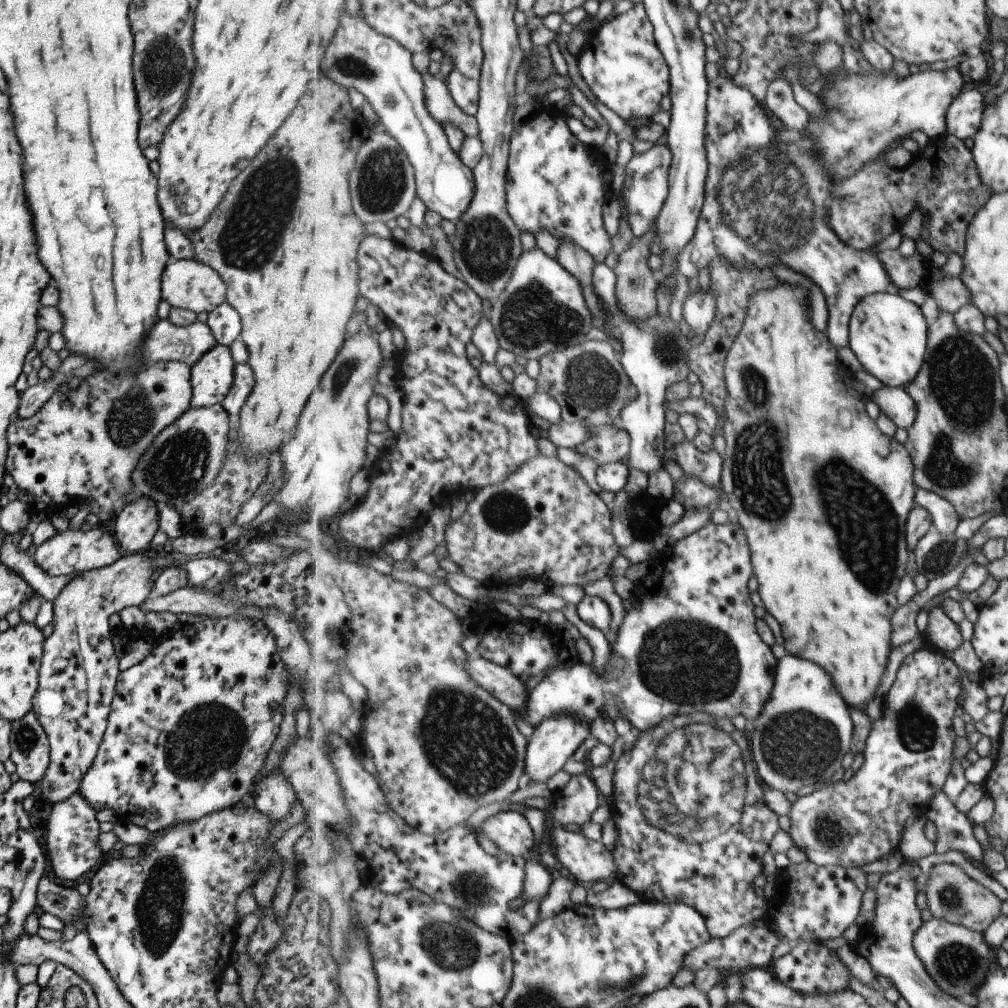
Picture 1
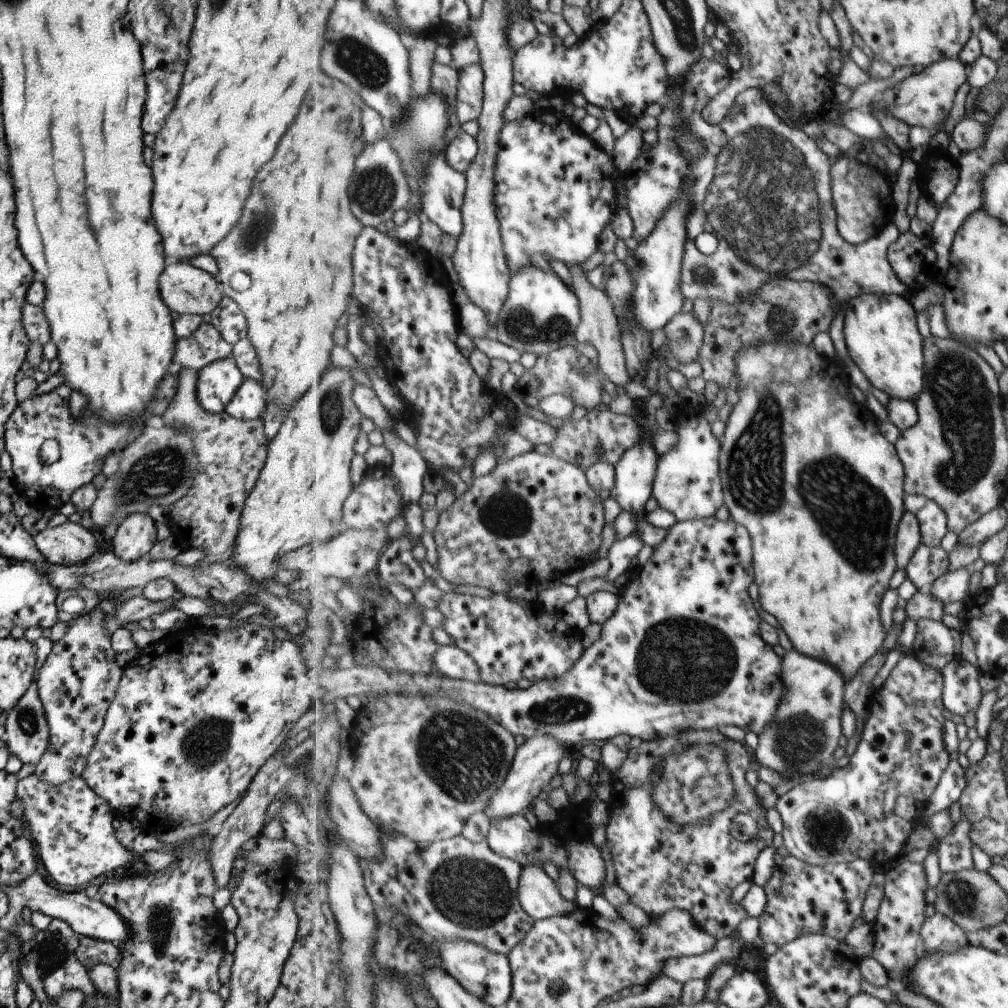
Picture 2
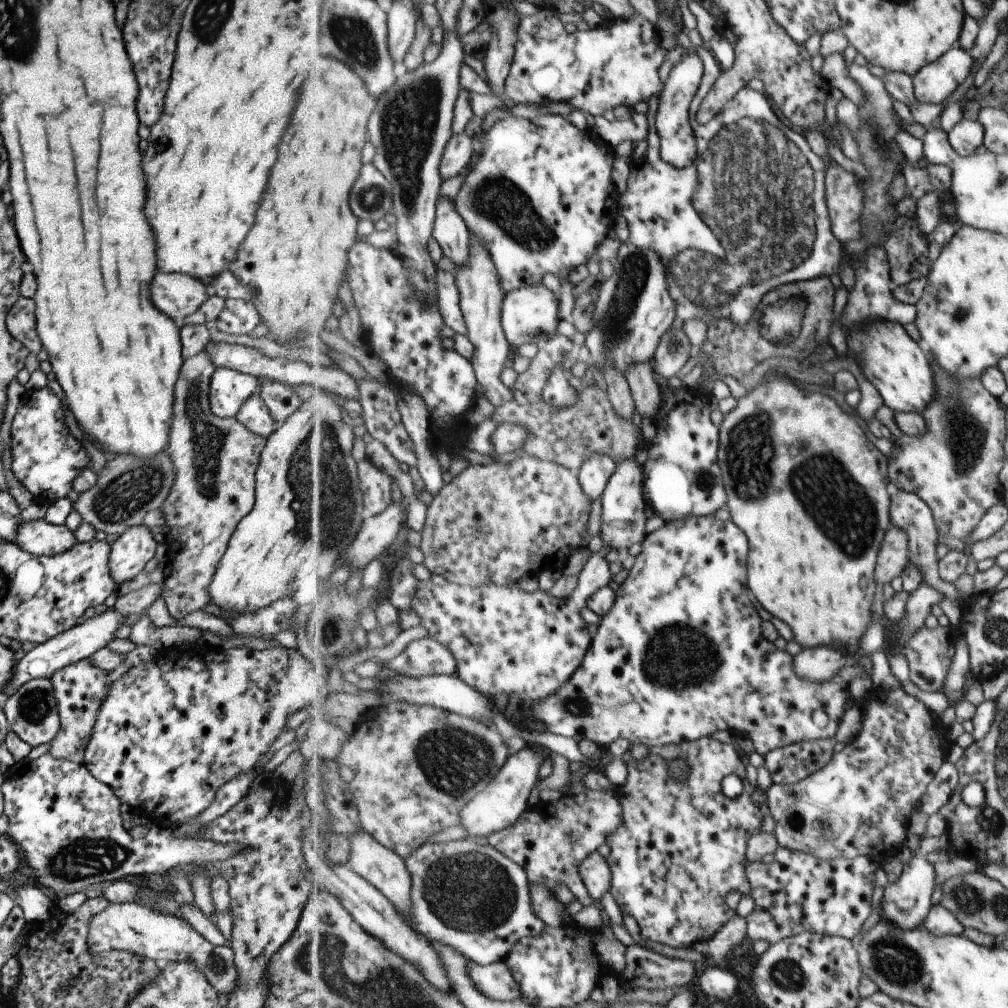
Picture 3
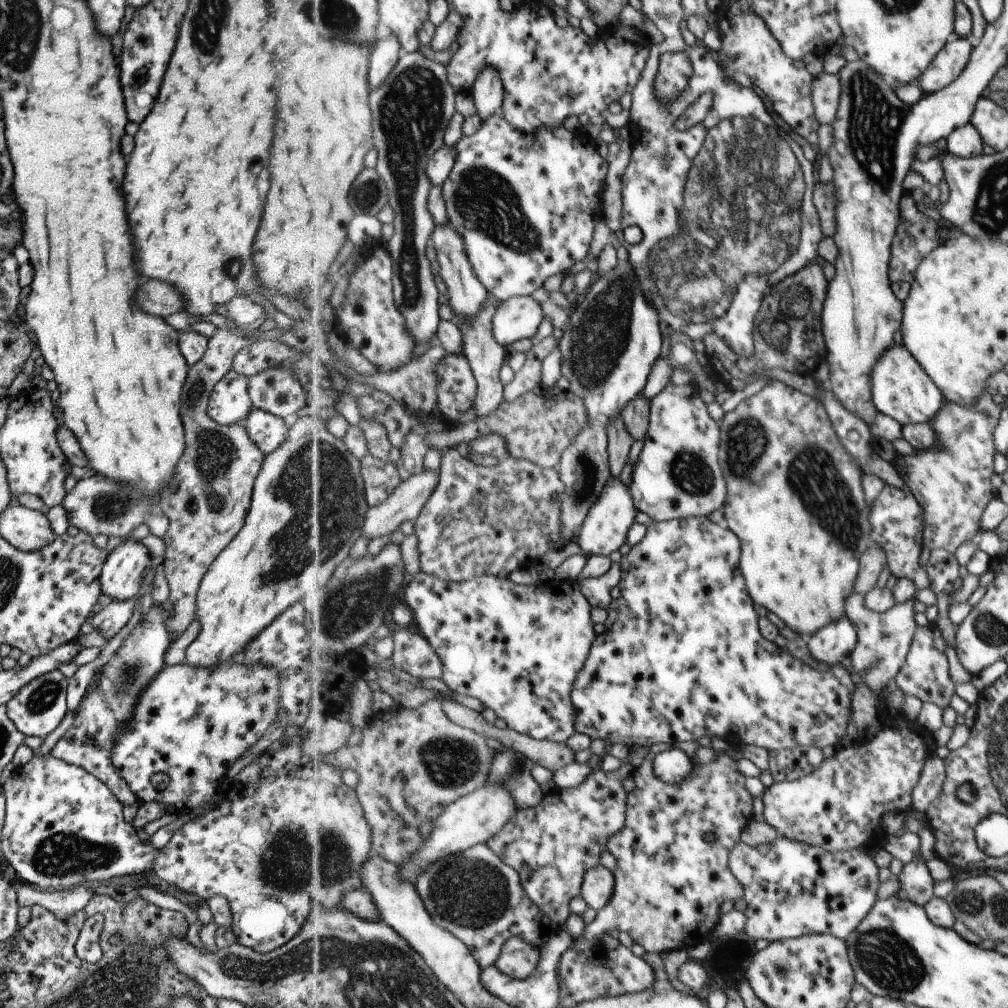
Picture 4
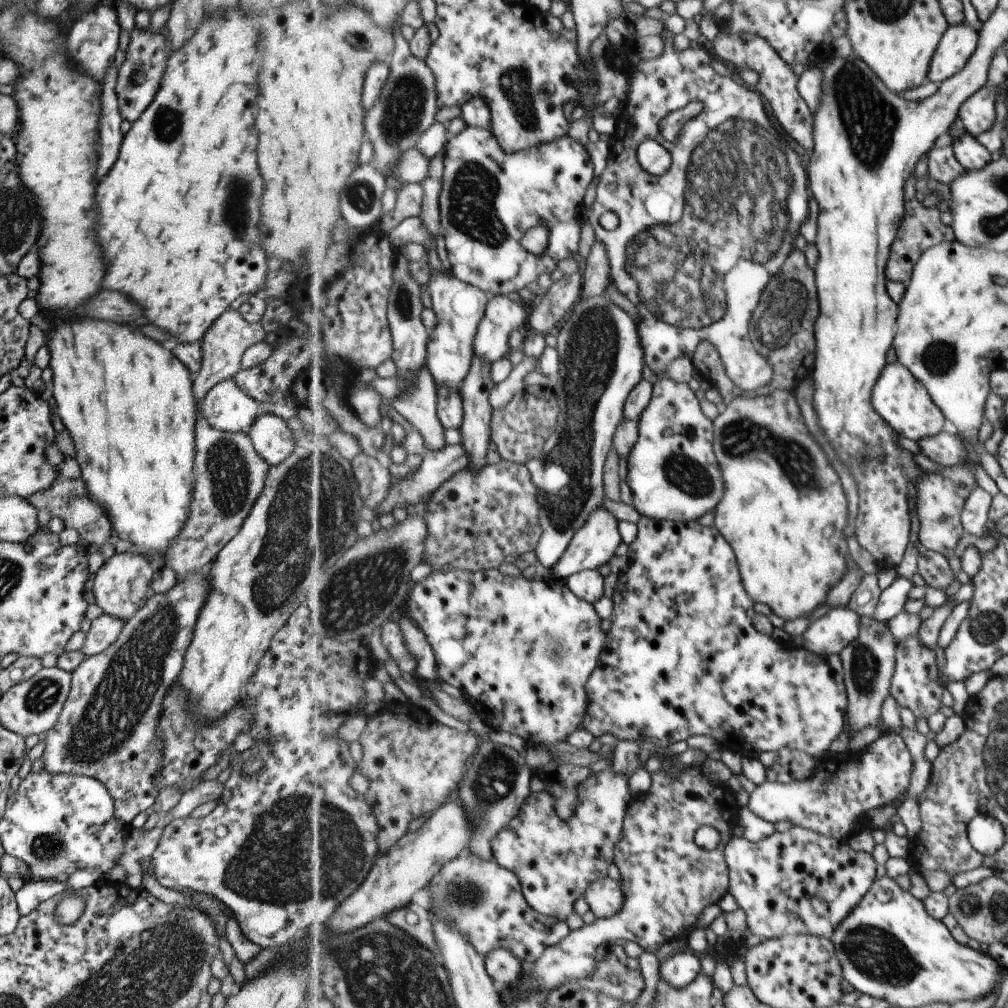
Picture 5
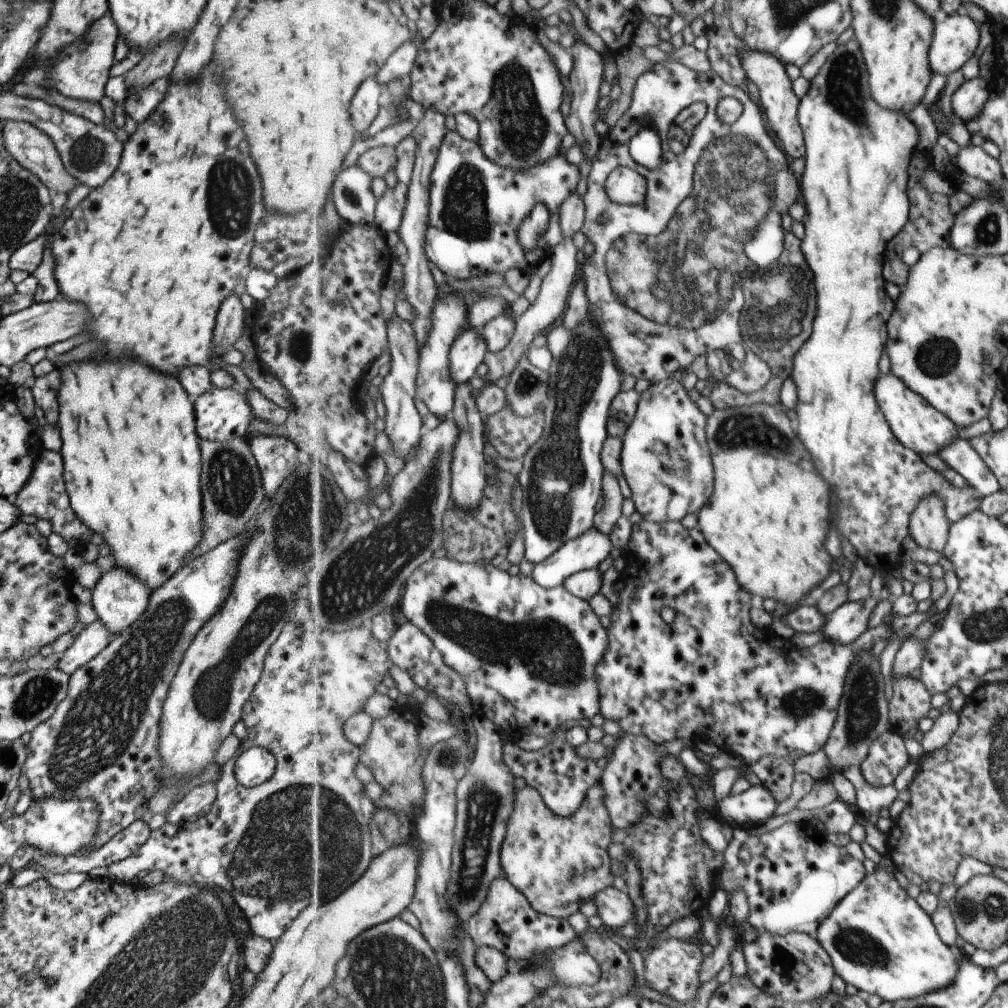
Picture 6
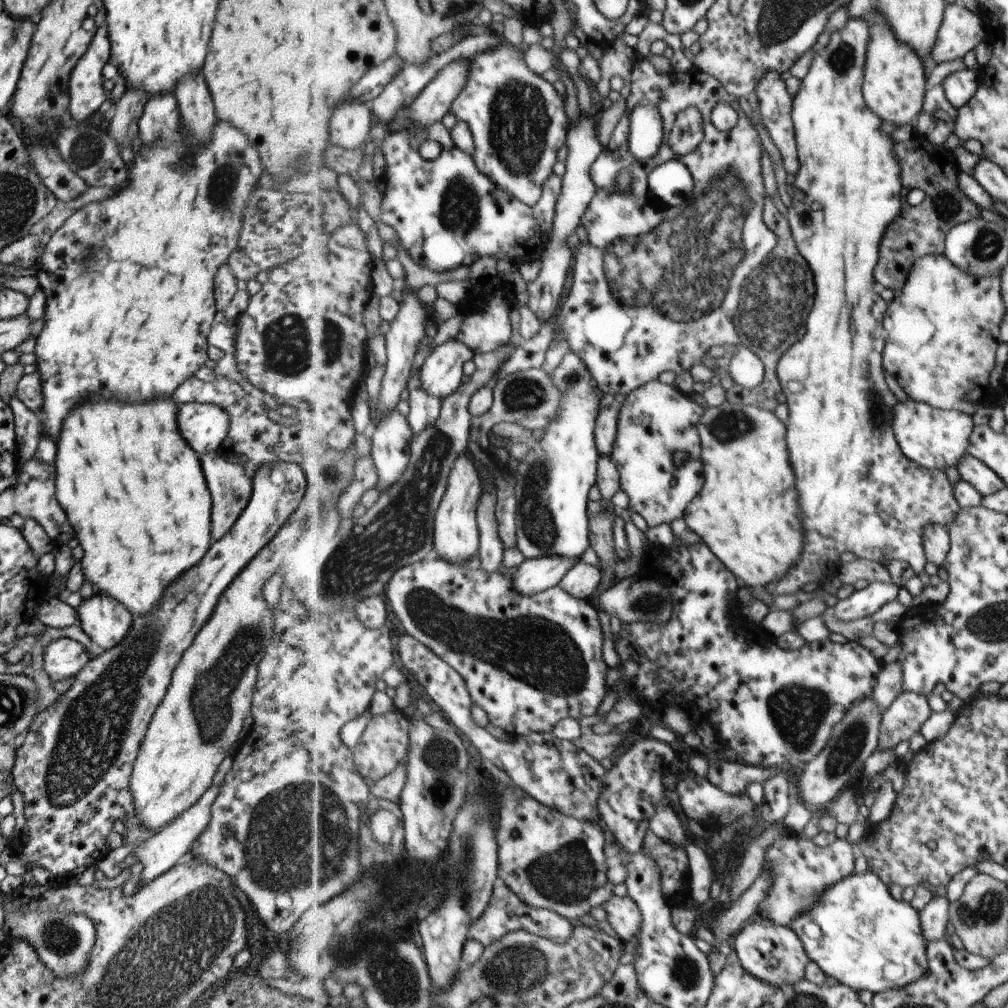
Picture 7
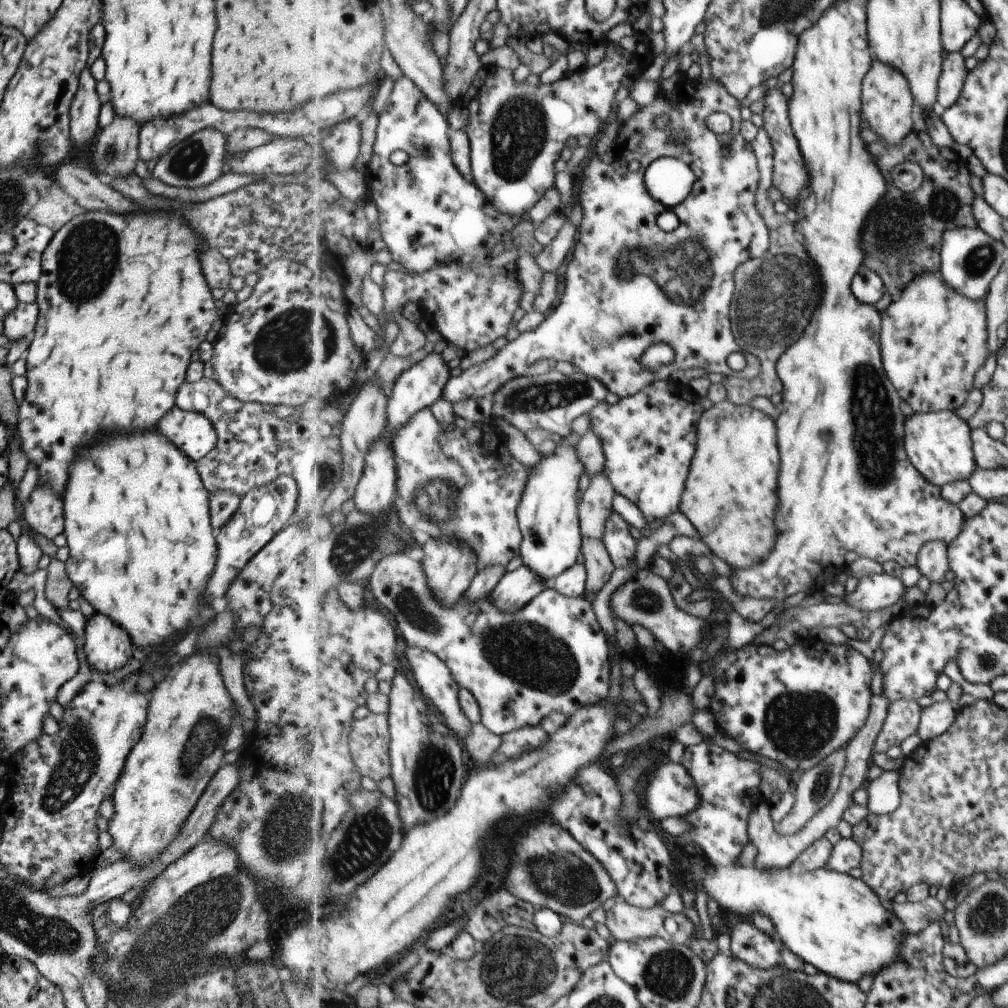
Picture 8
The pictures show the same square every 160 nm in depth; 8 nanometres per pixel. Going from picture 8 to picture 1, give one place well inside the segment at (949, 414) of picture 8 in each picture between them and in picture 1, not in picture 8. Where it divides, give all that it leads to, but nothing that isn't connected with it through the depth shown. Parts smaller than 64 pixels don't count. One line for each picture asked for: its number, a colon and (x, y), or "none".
1: (889, 335)
2: (881, 331)
3: (897, 365)
4: (901, 389)
5: (904, 401)
6: (916, 422)
7: (935, 438)

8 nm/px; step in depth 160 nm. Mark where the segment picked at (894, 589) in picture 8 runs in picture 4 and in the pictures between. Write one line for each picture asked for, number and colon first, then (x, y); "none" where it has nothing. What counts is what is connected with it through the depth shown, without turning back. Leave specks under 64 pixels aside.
4: (834, 644)
5: (831, 634)
6: (844, 626)
7: (865, 603)

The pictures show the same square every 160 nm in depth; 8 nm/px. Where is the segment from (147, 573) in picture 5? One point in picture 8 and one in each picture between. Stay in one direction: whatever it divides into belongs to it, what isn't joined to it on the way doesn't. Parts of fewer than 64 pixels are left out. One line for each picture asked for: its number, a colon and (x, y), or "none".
6: (118, 598)
7: (106, 621)
8: (105, 646)

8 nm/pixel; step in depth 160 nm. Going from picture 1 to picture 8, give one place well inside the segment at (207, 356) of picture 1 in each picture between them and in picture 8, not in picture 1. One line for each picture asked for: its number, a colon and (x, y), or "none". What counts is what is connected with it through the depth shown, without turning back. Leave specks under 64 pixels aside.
2: (215, 383)
3: (227, 389)
4: (229, 402)
5: (226, 407)
6: (220, 413)
7: (203, 425)
8: (191, 432)

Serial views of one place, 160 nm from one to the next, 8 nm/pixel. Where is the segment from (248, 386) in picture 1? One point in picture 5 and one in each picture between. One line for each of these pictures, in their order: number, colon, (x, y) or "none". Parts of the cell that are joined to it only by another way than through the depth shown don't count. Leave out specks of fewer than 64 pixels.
2: (247, 402)
3: (252, 414)
4: (266, 431)
5: (271, 437)

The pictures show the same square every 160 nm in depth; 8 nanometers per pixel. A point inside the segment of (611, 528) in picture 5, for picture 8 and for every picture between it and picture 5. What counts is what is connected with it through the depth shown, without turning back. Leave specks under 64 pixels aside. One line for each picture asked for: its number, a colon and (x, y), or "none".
6: (588, 551)
7: (535, 575)
8: (517, 588)

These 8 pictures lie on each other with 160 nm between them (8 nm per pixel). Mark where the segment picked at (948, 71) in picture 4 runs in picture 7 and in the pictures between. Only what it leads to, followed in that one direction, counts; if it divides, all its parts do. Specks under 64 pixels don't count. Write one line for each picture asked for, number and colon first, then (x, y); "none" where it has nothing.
5: (958, 45)
6: (955, 39)
7: (961, 32)

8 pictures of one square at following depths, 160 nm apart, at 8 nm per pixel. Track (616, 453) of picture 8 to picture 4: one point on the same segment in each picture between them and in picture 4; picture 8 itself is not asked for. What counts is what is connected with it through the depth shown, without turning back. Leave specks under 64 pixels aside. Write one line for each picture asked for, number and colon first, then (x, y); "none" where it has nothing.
4: (678, 474)
5: (673, 471)
6: (667, 461)
7: (656, 421)

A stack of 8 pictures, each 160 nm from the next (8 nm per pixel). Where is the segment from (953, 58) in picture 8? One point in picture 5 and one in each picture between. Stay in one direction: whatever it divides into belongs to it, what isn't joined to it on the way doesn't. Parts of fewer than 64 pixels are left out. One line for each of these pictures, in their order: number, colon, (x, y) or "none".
5: (978, 114)
6: (967, 102)
7: (960, 86)

